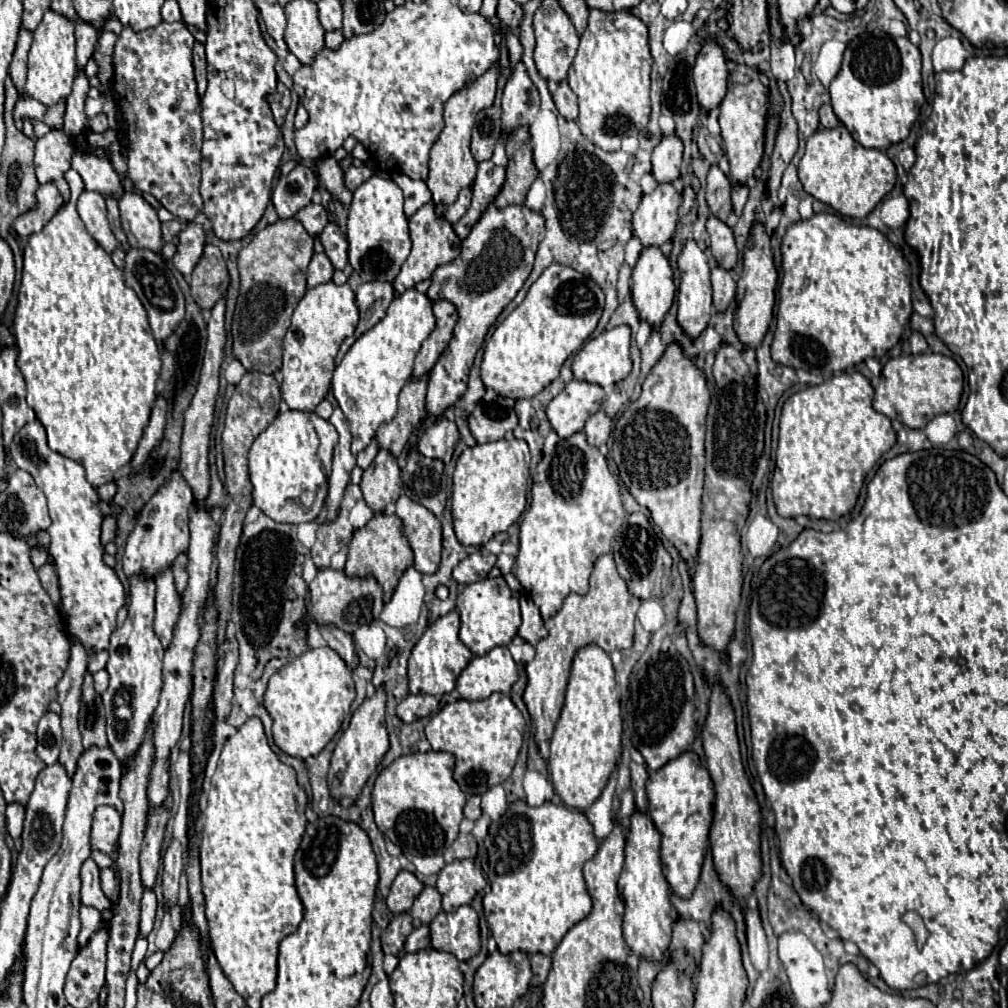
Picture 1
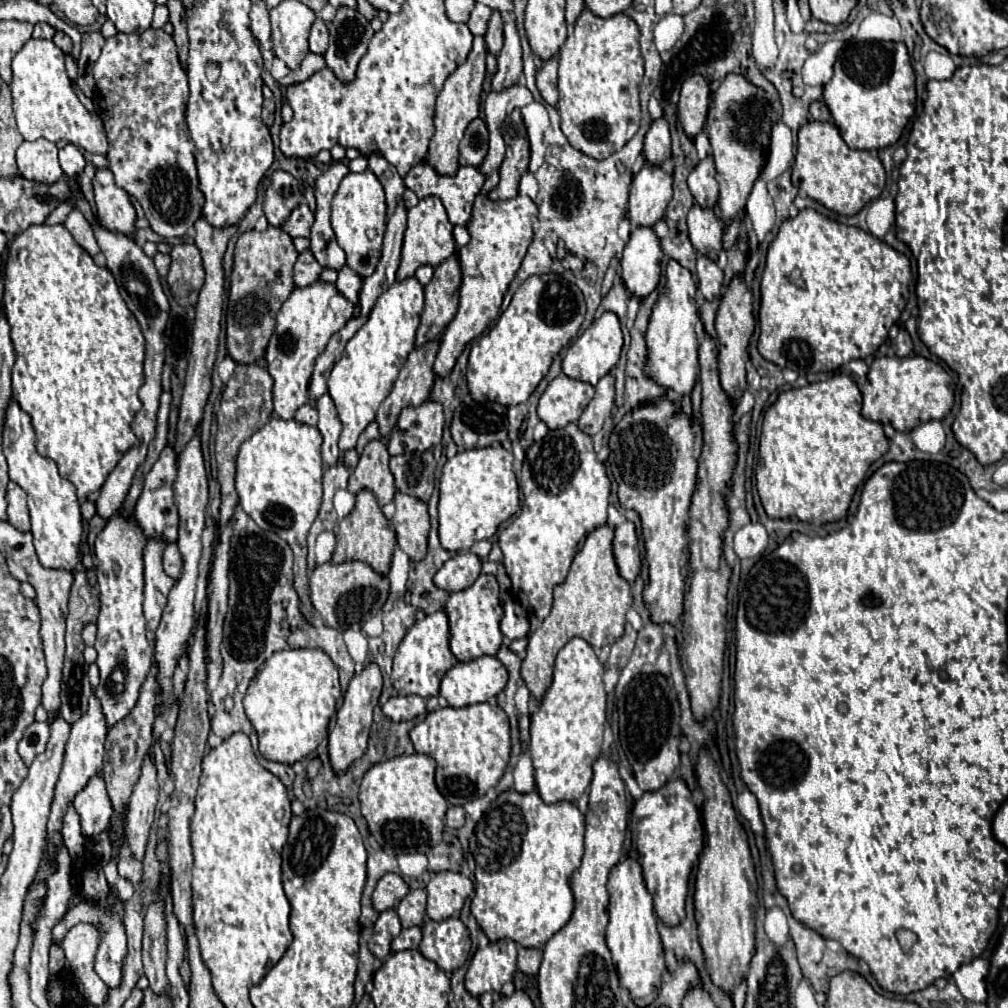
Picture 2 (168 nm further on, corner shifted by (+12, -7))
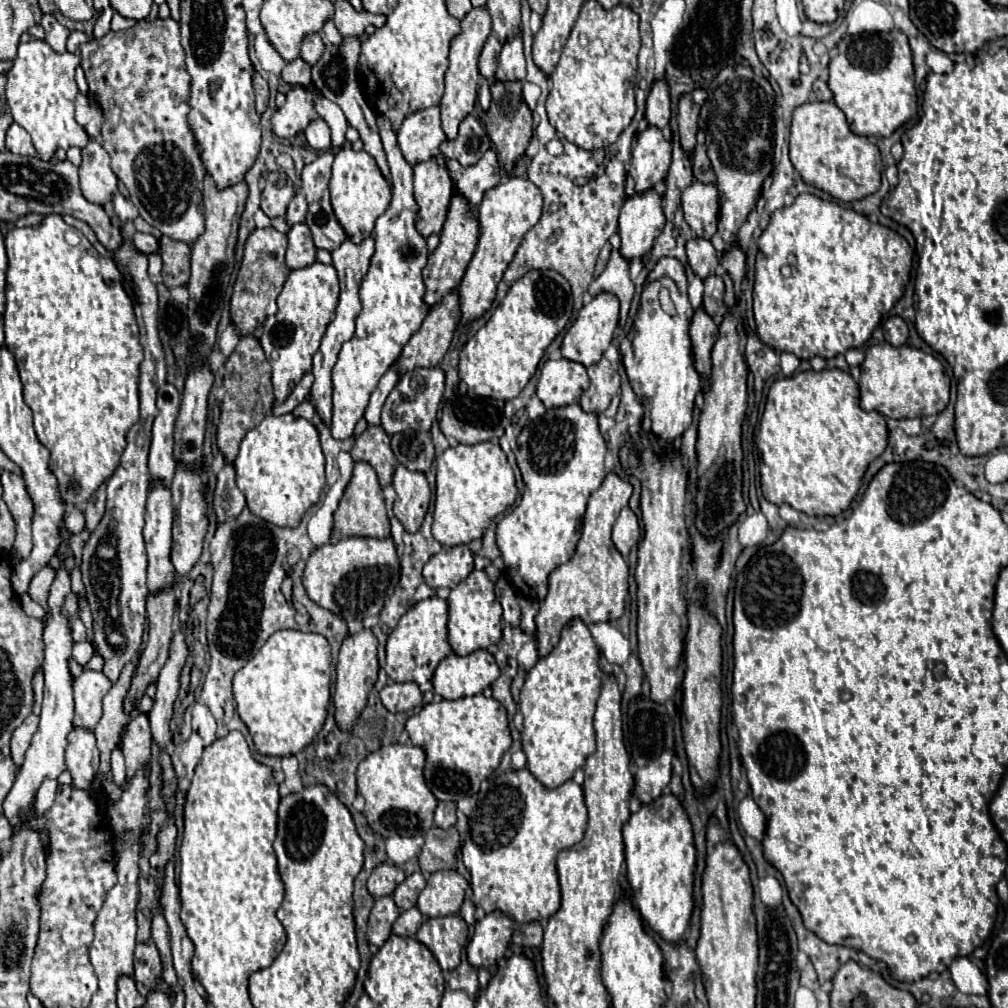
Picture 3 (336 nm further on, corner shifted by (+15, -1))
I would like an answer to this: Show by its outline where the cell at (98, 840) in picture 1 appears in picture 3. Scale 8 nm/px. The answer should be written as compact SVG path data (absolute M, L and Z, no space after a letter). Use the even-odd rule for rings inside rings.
M72 728L72 734L68 734L68 762L66 768L72 774L72 784L76 788L88 788L98 770L100 752L96 748L96 738L90 730L76 730Z

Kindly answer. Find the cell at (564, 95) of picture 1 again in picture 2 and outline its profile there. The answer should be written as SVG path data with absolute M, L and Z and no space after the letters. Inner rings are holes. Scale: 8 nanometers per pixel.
M557 56L547 60L543 68L537 74L537 88L545 100L545 104L557 106L559 102L559 92L557 92Z

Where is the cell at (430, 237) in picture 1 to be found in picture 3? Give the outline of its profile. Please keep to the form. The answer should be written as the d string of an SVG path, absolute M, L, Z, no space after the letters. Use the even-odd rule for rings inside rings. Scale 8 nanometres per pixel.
M442 154L414 166L414 198L420 206L416 228L424 238L442 230L452 190L446 158Z

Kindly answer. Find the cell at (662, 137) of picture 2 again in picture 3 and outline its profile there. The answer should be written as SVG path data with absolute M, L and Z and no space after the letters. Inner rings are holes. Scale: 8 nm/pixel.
M654 80L652 90L646 100L646 118L648 124L664 128L670 120L670 88L666 80Z

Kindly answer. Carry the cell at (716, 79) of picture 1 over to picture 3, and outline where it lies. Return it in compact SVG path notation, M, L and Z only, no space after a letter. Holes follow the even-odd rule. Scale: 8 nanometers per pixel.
M684 94L678 102L678 132L680 132L680 146L684 154L692 156L696 146L696 132L698 132L698 106L692 102L690 94Z

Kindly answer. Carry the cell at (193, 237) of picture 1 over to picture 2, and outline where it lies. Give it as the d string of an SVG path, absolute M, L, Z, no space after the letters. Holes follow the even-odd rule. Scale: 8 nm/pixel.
M157 252L153 260L155 260L155 266L157 266L159 276L167 276L169 266L171 266L171 256L169 256L169 254L161 254L161 252Z

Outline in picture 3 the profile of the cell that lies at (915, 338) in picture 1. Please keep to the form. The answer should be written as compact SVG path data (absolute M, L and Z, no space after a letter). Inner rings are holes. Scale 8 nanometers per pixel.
M890 316L884 324L884 336L892 346L902 346L908 342L908 326L902 316Z

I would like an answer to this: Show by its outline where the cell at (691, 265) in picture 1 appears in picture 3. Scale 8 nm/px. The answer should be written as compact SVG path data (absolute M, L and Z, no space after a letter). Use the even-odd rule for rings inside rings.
M660 258L650 270L650 274L652 276L646 282L654 282L662 276L668 276L676 284L676 292L670 292L676 314L666 314L660 308L660 302L652 300L652 296L658 298L658 292L642 292L642 308L634 318L632 332L620 342L620 354L634 394L638 396L640 404L650 412L652 434L664 440L668 450L674 450L674 442L680 440L684 430L692 424L694 398L700 390L700 374L696 372L692 362L692 344L688 336L694 308L686 292L684 266L676 262L676 258Z

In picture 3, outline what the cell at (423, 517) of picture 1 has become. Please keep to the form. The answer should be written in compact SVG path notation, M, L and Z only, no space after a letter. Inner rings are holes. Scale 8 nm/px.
M398 464L392 484L398 494L394 502L394 514L404 524L406 532L416 532L424 522L424 514L430 502L428 480L424 474L410 472Z

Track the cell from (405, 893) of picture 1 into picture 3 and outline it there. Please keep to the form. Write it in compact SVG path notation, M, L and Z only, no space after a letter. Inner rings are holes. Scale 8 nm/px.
M378 864L370 878L368 878L368 892L374 896L374 898L380 898L380 896L392 896L394 894L394 888L404 882L404 870L394 866L394 864Z

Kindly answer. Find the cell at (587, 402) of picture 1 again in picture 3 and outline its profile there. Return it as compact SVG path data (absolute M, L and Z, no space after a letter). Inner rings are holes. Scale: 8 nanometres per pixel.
M558 358L548 360L542 366L536 394L546 408L568 406L580 398L580 394L588 388L588 384L590 380L584 364L572 362L568 358Z

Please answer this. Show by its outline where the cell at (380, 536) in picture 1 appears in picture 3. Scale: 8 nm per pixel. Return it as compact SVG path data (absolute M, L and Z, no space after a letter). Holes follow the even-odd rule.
M358 462L354 466L354 474L344 490L344 496L338 504L338 510L334 512L334 528L332 528L332 542L338 542L340 538L348 536L374 536L374 538L386 538L390 534L390 522L384 506L382 488L378 484L376 472L368 462Z

